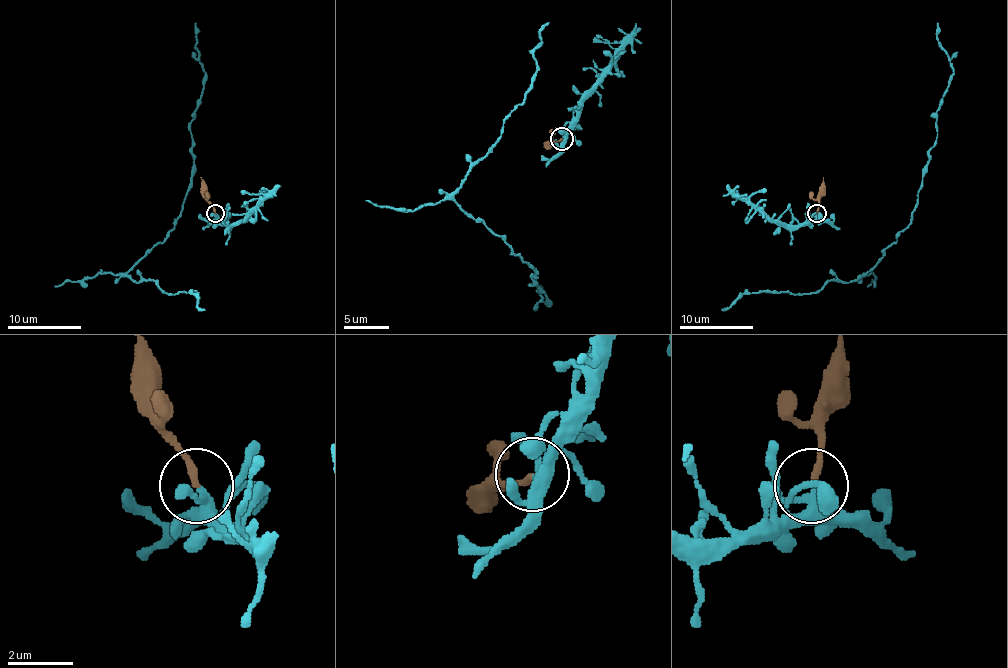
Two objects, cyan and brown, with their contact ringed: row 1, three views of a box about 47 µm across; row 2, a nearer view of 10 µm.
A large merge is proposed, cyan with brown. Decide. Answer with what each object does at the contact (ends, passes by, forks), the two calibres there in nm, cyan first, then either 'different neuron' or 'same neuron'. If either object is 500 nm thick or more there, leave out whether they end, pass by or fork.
cyan forks | brown ends | 240/200 nm | different neuron

